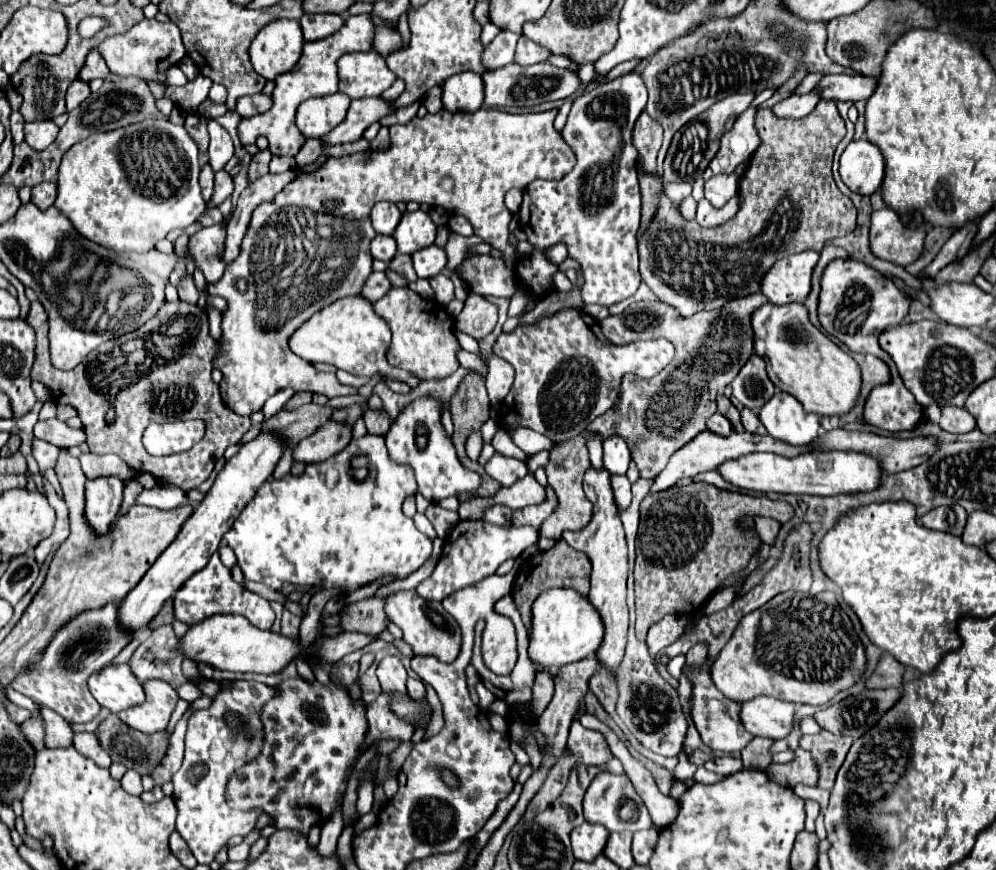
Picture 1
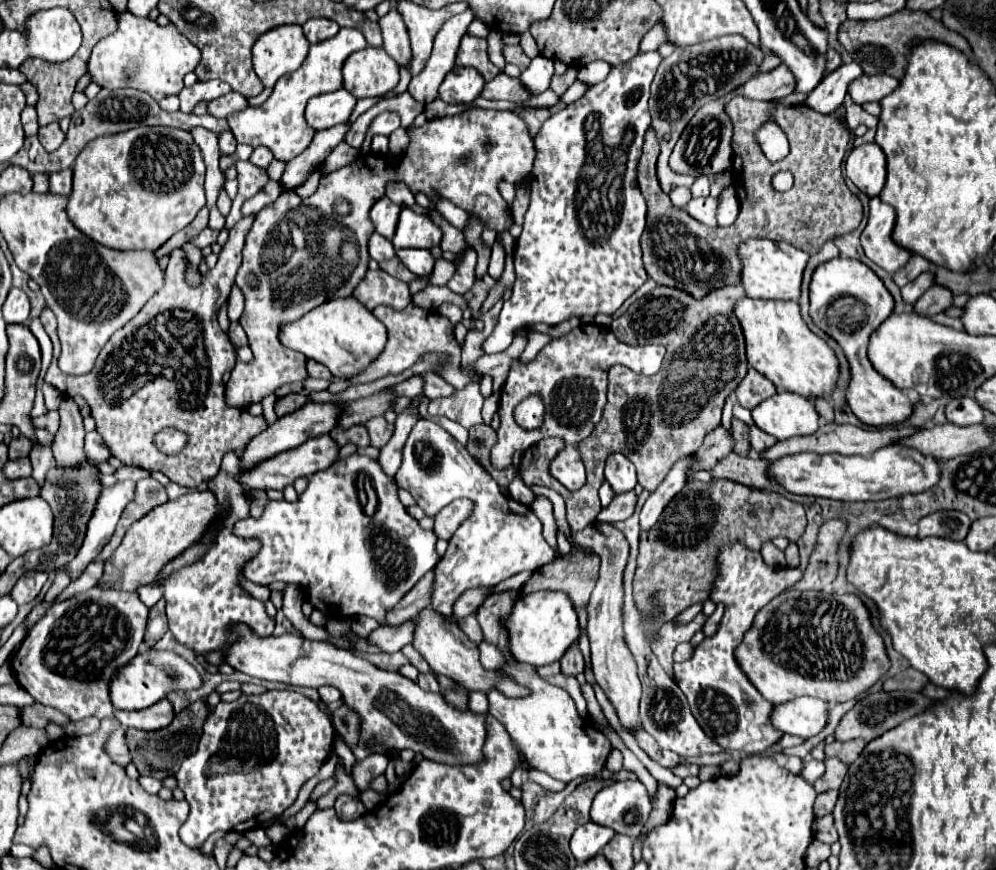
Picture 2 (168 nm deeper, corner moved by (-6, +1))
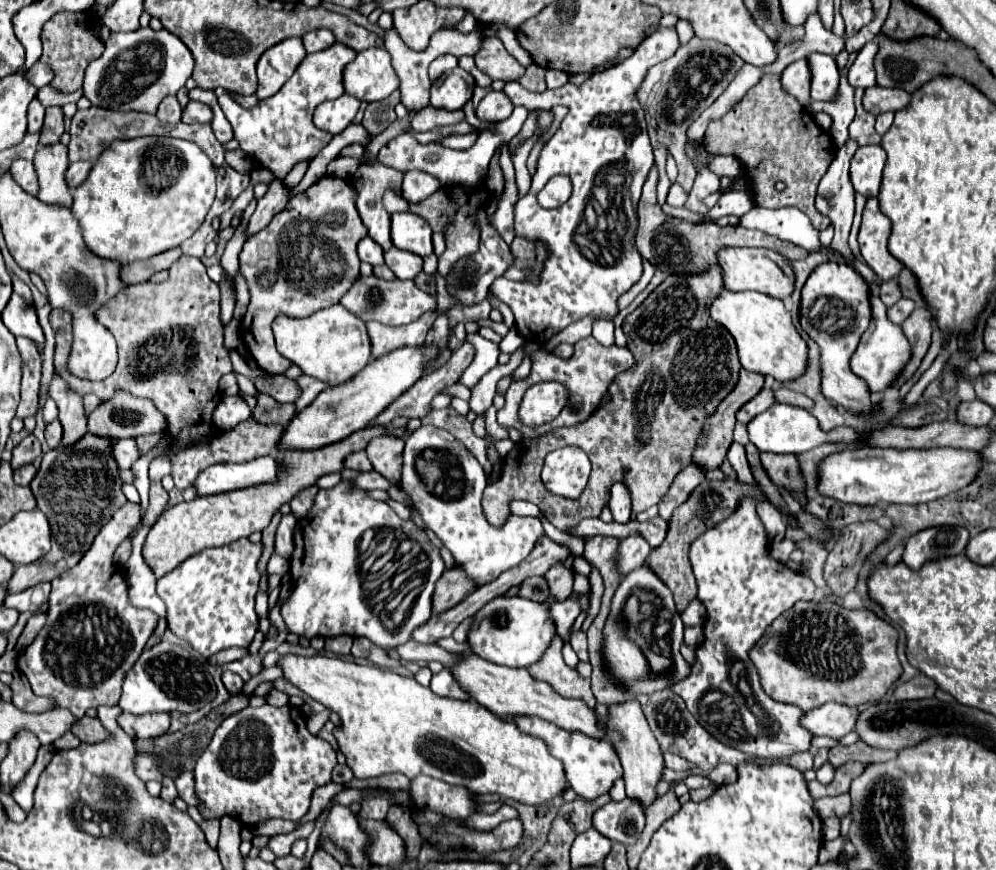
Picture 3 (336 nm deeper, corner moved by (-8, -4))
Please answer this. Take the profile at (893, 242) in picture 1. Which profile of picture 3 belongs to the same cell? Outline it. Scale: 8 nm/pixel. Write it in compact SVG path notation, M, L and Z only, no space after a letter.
M869 199L863 211L863 223L859 229L859 247L867 265L883 279L895 279L903 271L903 263L895 259L887 249L891 235L891 221L881 213L879 201Z

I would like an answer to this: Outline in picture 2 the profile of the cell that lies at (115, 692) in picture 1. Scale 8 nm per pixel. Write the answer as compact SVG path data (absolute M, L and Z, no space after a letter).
M149 648L145 652L139 652L127 666L115 672L111 680L111 702L117 710L143 710L167 698L169 692L177 692L177 690L191 692L201 686L203 686L201 674L183 656L175 652Z

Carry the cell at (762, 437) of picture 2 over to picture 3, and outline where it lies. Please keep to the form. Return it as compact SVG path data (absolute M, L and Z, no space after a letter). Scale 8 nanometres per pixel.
M761 453L761 463L775 485L781 485L793 491L793 497L803 505L803 477L799 471L799 463L795 455L779 455L779 453Z

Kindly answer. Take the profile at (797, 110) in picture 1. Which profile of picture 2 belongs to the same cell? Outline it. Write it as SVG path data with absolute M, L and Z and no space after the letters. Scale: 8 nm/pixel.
M857 62L841 64L835 72L829 72L823 78L823 82L809 94L805 104L821 114L831 114L835 108L843 104L849 84L859 76L863 76L863 70Z

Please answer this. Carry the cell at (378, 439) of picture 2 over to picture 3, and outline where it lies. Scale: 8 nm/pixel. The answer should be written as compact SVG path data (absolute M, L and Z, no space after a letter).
M379 435L367 445L367 455L373 469L387 477L393 485L397 485L401 479L401 451L403 439L393 435Z

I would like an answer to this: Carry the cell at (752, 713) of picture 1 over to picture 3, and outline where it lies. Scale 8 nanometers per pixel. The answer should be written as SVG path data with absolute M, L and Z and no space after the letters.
M825 703L801 715L799 725L813 735L825 735L831 739L841 739L853 731L857 719L857 709L837 703Z

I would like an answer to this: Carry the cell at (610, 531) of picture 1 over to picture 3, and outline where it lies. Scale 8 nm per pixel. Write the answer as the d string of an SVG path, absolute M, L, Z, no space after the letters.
M637 699L625 701L625 703L613 703L609 707L609 719L607 719L607 739L613 745L613 749L617 751L621 765L623 765L623 779L627 785L627 797L631 799L639 799L643 809L655 801L657 793L655 793L655 785L661 777L661 769L663 769L663 753L659 749L659 743L655 739L655 735L651 733L645 715L641 711L641 705Z

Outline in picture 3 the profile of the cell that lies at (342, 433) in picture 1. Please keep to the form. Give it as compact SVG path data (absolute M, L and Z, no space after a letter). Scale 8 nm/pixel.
M263 455L249 463L217 463L201 471L195 487L199 495L215 495L277 481L279 481L277 457Z

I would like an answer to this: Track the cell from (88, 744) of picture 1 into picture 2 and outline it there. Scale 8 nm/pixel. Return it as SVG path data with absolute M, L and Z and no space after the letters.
M123 728L115 730L115 734L111 734L105 748L107 748L107 752L109 752L109 756L113 758L115 764L127 766L131 762L131 752L129 752L129 746L125 742L125 730Z

